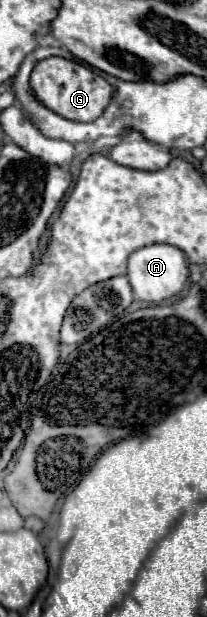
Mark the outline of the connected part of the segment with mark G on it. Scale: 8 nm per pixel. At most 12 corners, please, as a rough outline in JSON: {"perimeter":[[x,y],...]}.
{"perimeter":[[40,60],[36,100],[62,118],[96,120],[112,86],[84,64]]}

